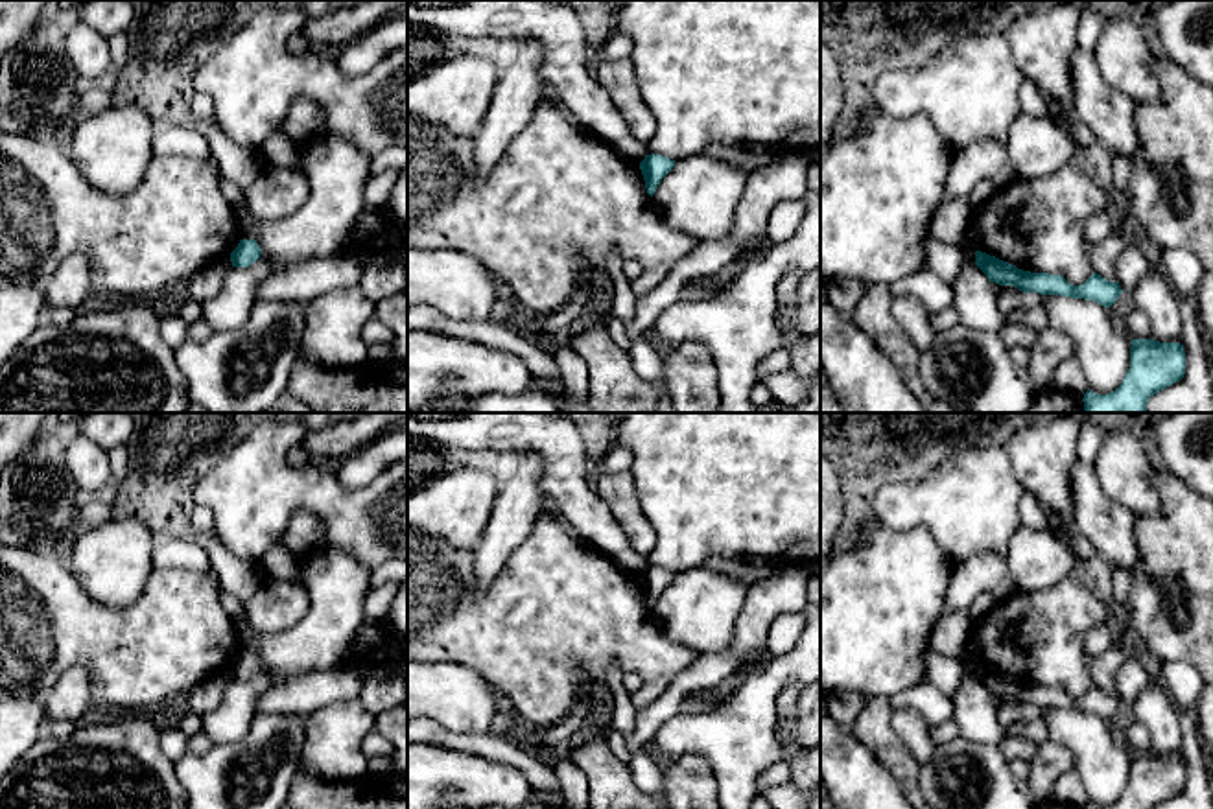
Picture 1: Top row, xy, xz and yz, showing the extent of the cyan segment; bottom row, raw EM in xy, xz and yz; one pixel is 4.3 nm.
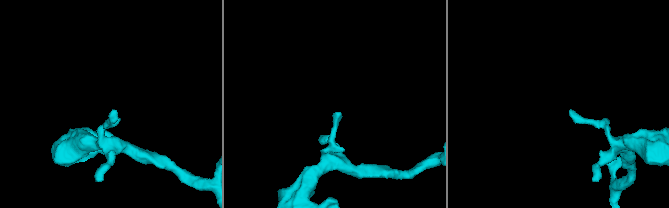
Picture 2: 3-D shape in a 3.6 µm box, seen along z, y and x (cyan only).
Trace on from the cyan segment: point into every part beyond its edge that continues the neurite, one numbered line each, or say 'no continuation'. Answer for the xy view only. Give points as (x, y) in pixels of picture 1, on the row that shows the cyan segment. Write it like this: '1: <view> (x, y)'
no continuation

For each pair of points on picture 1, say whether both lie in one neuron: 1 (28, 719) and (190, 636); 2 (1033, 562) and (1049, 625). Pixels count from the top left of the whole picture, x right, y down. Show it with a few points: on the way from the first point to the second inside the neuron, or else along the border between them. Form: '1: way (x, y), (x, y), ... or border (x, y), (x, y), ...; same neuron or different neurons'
1: border (41, 695), (19, 697); different neurons
2: border (1068, 575), (1049, 588), (1018, 590); different neurons

